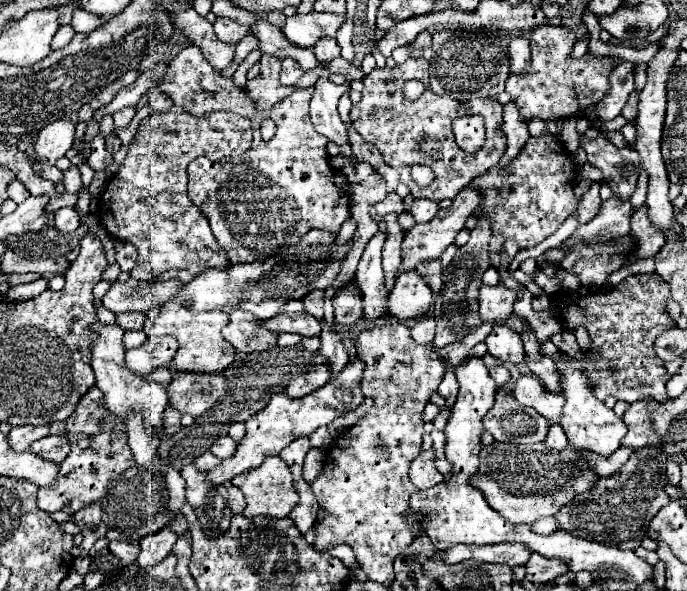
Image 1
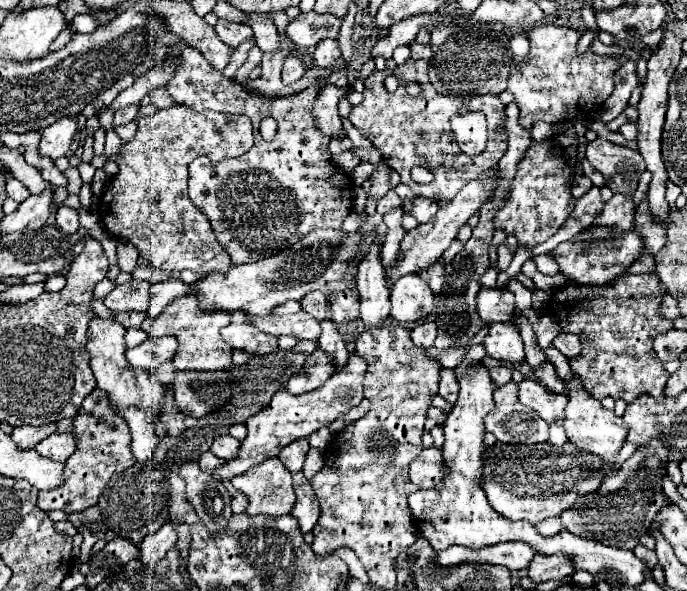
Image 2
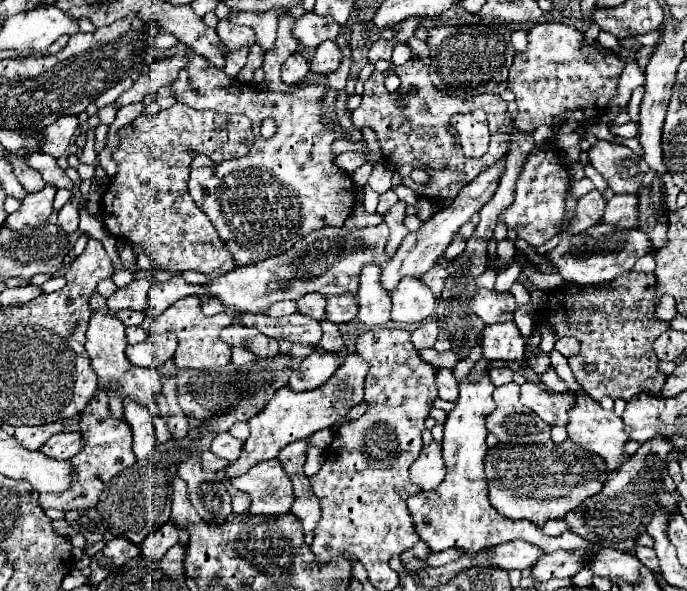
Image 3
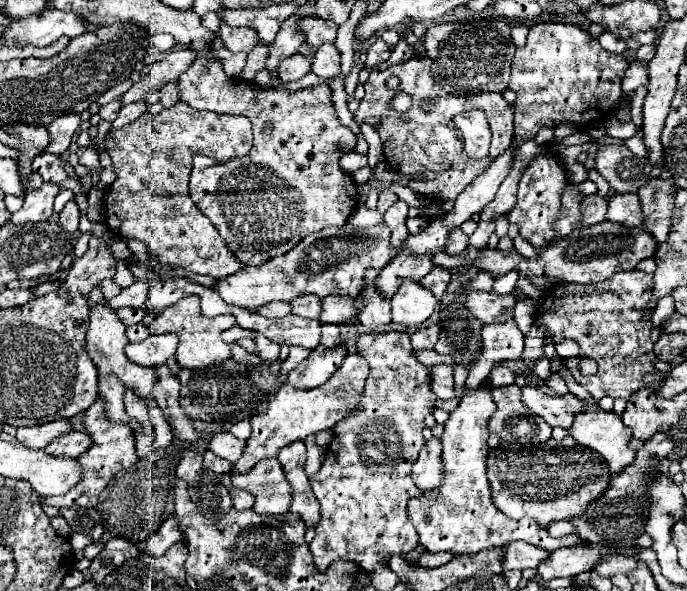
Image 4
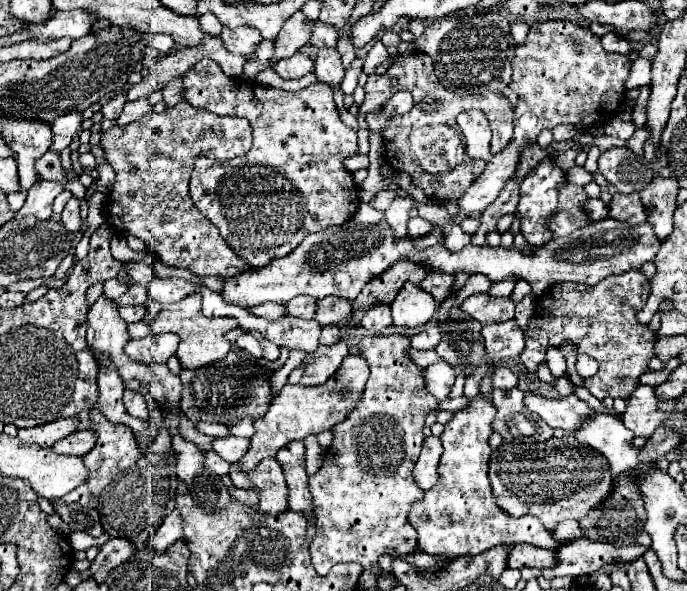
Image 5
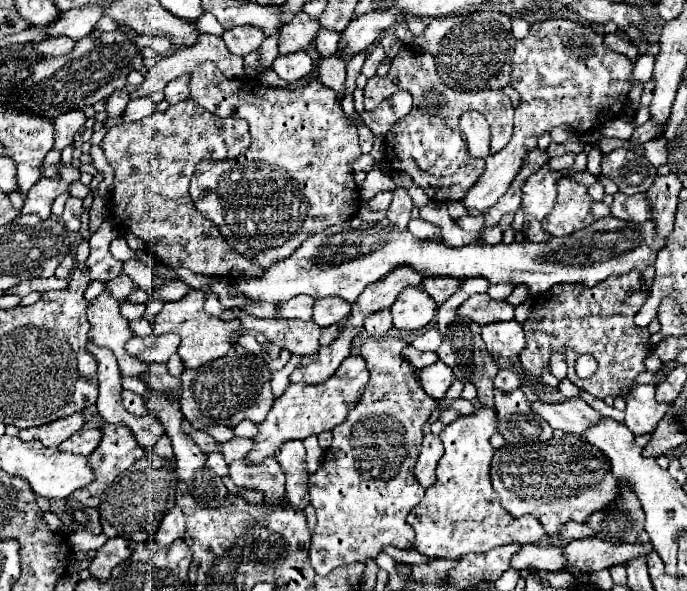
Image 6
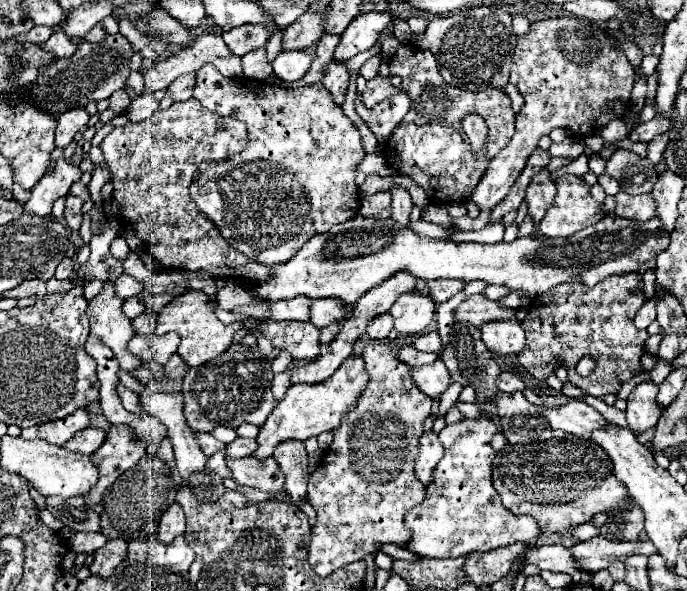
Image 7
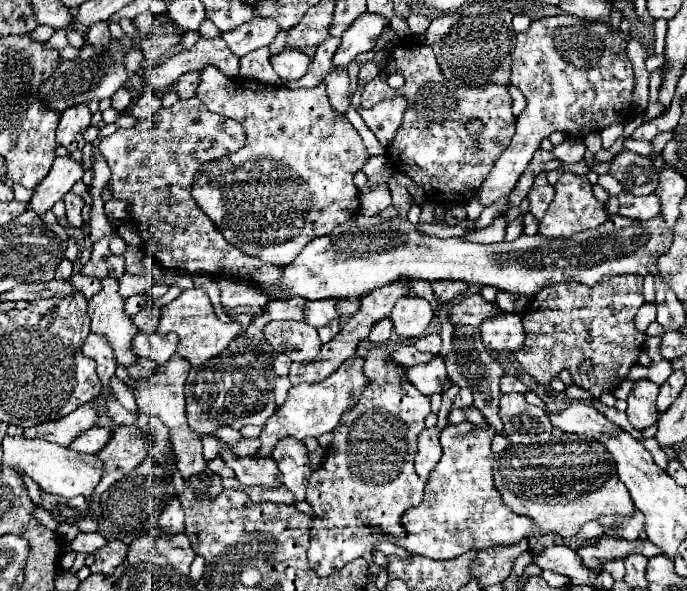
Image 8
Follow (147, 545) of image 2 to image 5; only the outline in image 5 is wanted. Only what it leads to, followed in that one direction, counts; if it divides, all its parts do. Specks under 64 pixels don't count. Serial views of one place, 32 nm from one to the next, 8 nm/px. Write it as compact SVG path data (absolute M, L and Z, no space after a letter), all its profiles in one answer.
M172 510L166 518L164 518L164 522L162 522L162 526L156 530L156 534L152 536L152 548L156 550L156 552L164 552L168 546L172 546L178 538L184 538L184 530L182 530L182 526L184 526L184 520L182 520L182 516L180 516L180 512L178 510Z

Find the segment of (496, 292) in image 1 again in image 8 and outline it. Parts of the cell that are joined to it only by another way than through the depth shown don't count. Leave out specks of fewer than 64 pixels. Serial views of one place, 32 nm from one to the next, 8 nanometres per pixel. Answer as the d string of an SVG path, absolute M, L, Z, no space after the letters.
M470 294L448 308L448 318L454 326L480 326L486 316L496 316L496 304L486 302L480 294Z

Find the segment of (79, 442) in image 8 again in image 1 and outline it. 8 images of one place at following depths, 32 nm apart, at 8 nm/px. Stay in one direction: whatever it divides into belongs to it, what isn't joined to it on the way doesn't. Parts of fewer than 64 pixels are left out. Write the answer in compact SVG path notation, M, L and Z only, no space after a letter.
M46 436L44 440L38 440L30 448L38 456L44 456L52 462L62 462L70 454L70 440L66 436Z

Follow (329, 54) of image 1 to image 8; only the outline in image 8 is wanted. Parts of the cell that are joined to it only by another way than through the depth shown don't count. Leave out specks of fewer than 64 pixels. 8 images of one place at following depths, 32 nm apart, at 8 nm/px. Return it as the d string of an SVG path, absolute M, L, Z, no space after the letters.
M336 68L330 70L330 74L324 80L326 92L332 104L332 110L340 116L346 116L346 110L350 106L350 80L348 72L340 72Z

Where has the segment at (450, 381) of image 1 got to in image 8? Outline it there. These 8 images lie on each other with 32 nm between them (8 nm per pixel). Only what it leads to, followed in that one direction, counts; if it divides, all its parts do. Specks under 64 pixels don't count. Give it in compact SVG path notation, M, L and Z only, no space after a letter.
M440 356L432 358L430 362L424 362L424 364L416 364L412 368L406 368L406 380L410 384L414 384L422 394L430 396L434 392L440 392L440 386L442 382L446 380L446 366L444 366L444 360Z

